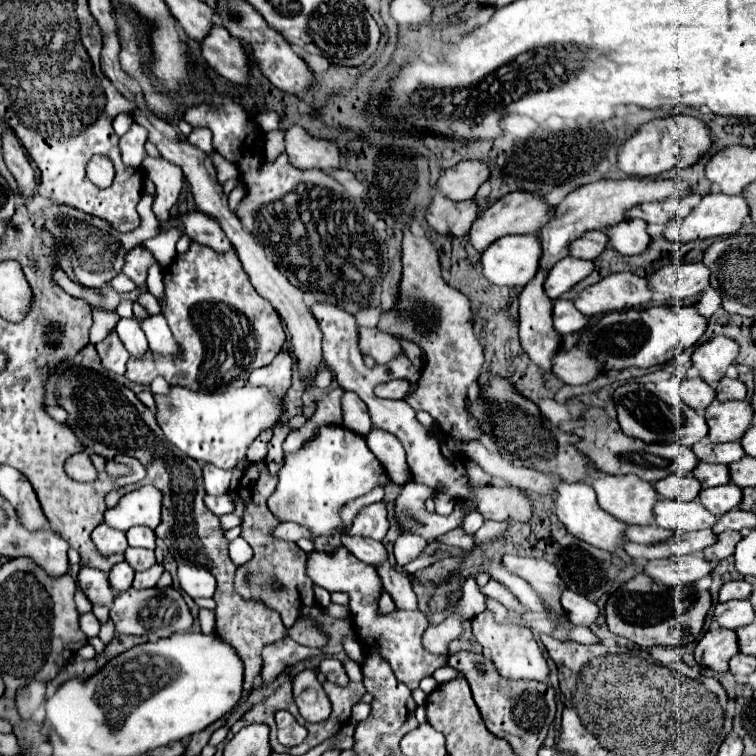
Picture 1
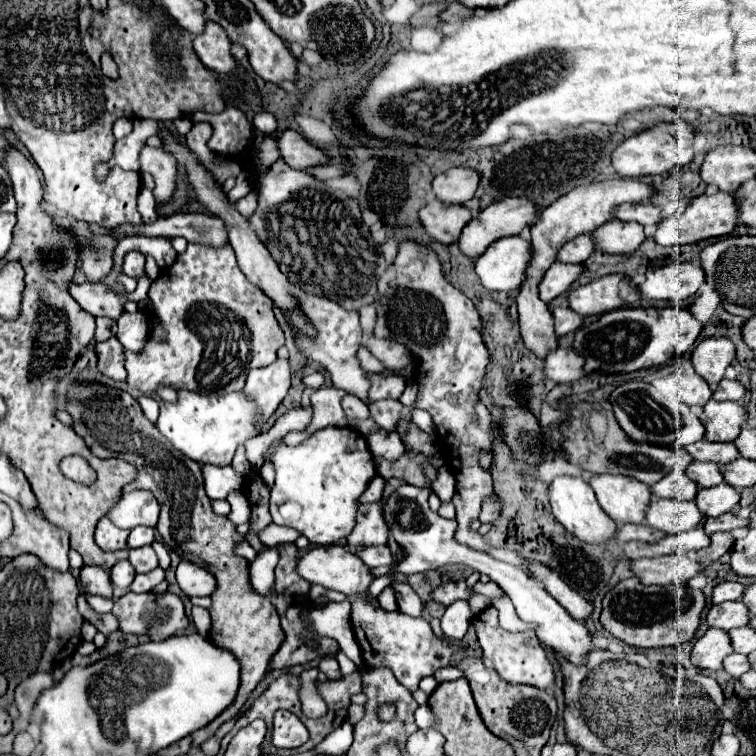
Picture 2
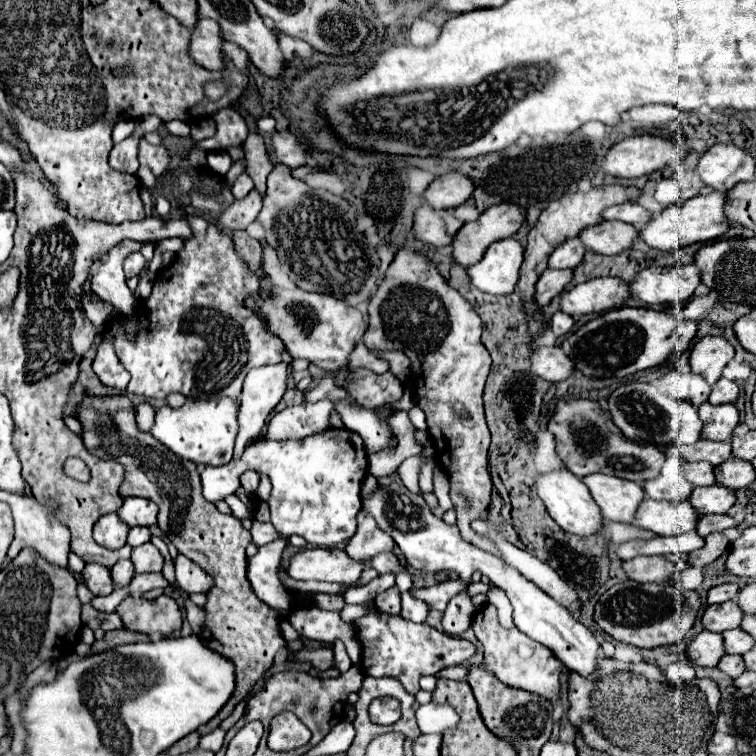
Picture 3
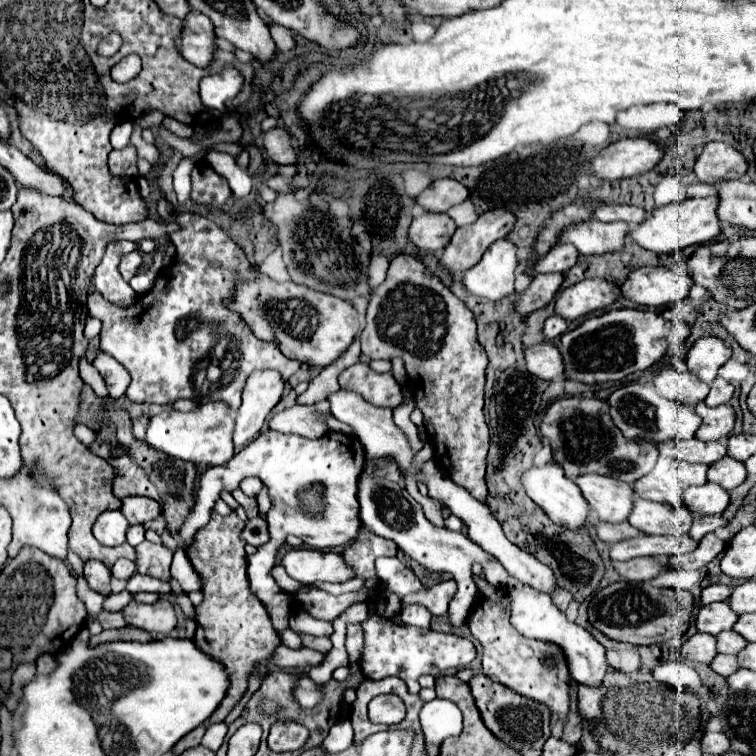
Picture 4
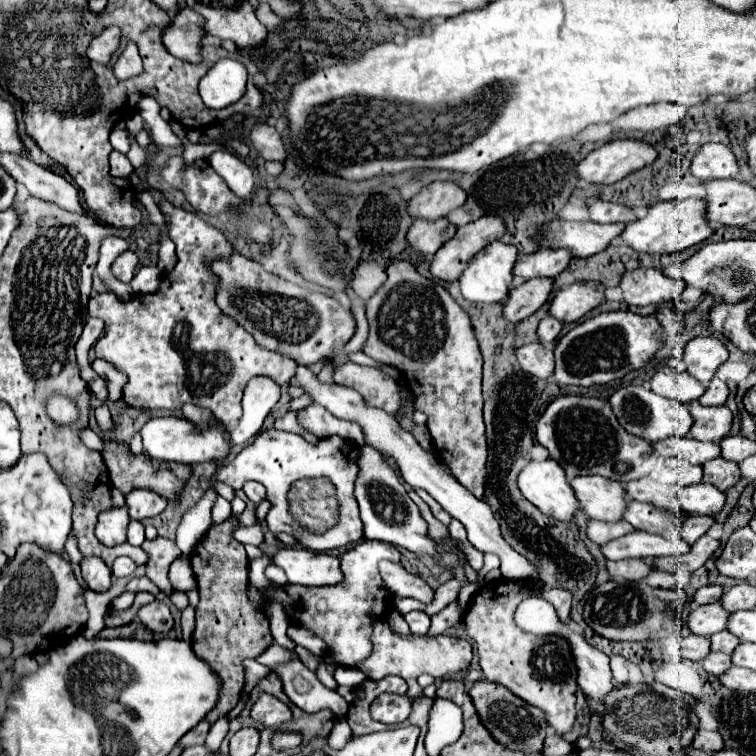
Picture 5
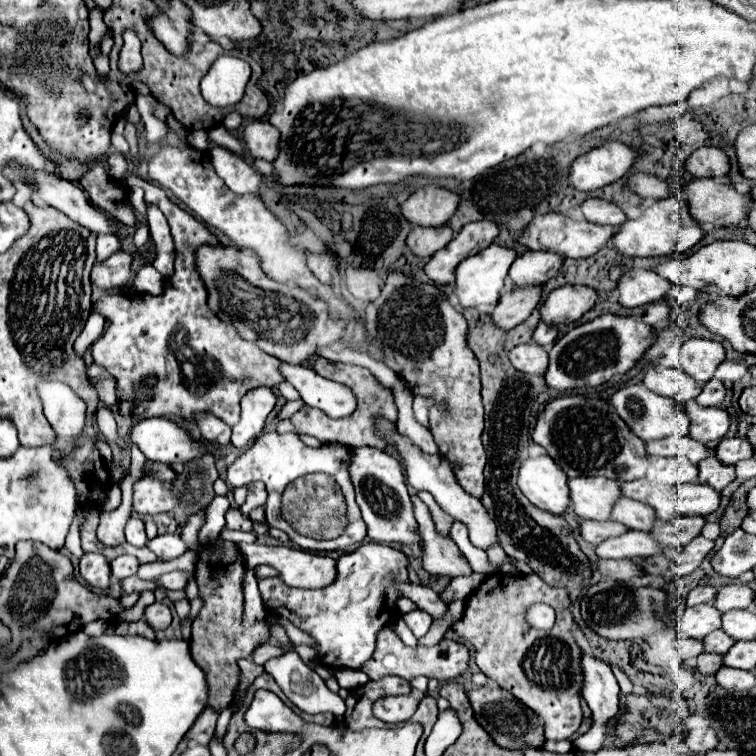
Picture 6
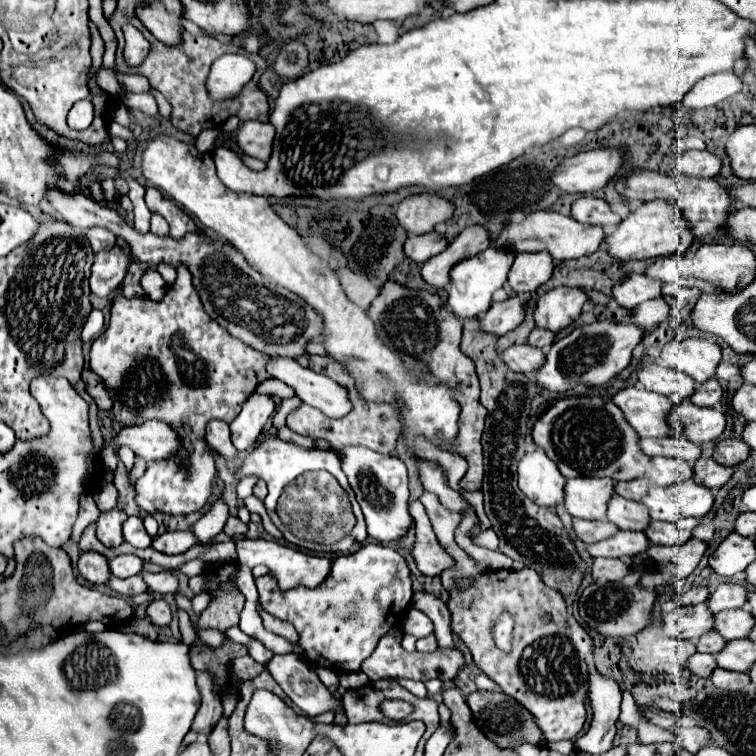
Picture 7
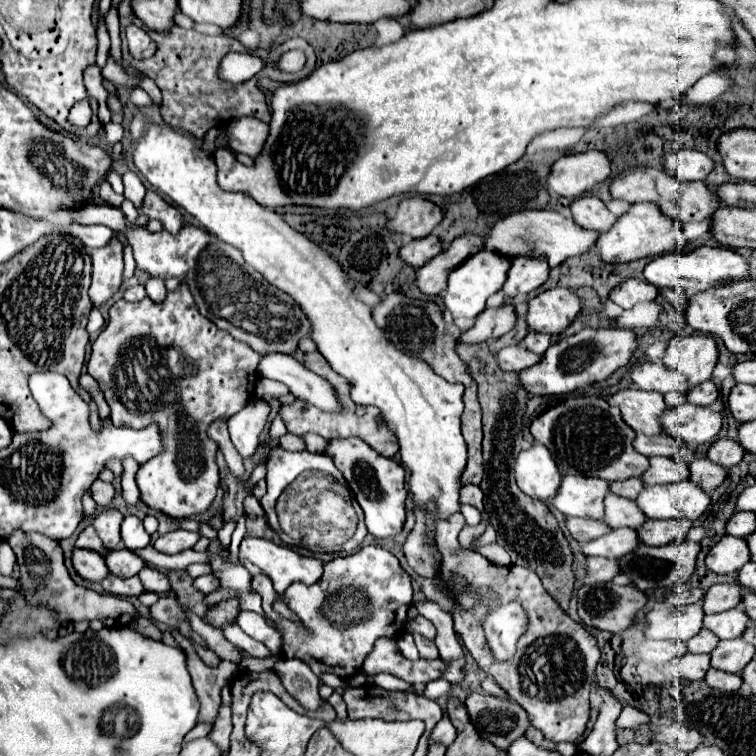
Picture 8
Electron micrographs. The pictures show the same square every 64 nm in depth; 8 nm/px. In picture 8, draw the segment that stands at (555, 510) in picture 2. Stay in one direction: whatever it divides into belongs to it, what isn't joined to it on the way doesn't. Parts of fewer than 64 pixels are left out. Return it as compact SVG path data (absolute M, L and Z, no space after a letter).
M536 442L516 456L514 474L518 488L524 490L524 494L534 496L542 502L548 502L548 498L556 494L556 488L562 478L548 448Z

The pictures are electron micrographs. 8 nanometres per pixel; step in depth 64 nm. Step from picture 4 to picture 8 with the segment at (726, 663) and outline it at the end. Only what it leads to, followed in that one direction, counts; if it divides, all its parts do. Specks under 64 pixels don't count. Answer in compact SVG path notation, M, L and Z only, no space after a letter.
M684 654L672 662L672 670L684 680L702 680L710 668L710 654Z

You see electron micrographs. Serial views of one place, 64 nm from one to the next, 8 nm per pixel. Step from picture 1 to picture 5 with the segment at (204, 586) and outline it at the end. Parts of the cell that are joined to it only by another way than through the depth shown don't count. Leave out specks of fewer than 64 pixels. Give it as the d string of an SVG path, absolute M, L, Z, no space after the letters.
M178 558L178 560L172 562L170 572L168 572L168 578L170 578L172 588L176 588L176 590L188 592L188 590L196 588L196 578L194 578L192 566L190 566L190 562L186 562L182 558Z

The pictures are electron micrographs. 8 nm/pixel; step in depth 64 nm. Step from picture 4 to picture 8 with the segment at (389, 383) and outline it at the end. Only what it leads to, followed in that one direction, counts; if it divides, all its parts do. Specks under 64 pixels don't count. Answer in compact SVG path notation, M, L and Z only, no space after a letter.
M320 352L304 354L304 366L308 370L316 372L318 376L326 378L332 384L332 388L334 388L334 392L338 396L338 402L340 402L340 410L338 412L324 412L324 410L308 404L306 400L296 400L296 402L292 402L288 406L282 406L280 412L278 412L282 416L288 432L290 434L298 434L298 436L306 434L306 432L314 432L314 434L320 434L326 440L338 438L338 436L342 436L342 438L356 436L356 438L362 438L366 444L370 444L378 454L382 454L386 458L394 458L396 452L398 452L398 444L396 444L394 434L384 426L384 420L380 418L380 410L374 408L374 406L358 406L358 404L354 404L350 400L350 386L348 386L348 382L326 364L326 360L324 360L324 356Z

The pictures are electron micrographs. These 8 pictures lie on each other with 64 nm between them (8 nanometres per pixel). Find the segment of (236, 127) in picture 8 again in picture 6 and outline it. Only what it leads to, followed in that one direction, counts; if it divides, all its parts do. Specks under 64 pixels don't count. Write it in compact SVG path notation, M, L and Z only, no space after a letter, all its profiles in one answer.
M256 120L244 128L242 140L254 158L272 162L278 156L278 136L278 130L270 122Z

